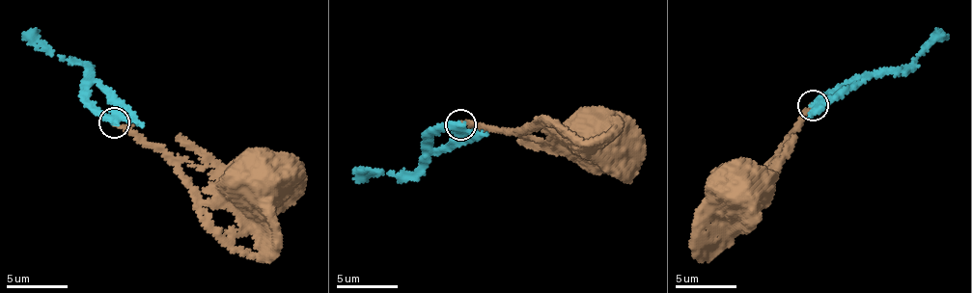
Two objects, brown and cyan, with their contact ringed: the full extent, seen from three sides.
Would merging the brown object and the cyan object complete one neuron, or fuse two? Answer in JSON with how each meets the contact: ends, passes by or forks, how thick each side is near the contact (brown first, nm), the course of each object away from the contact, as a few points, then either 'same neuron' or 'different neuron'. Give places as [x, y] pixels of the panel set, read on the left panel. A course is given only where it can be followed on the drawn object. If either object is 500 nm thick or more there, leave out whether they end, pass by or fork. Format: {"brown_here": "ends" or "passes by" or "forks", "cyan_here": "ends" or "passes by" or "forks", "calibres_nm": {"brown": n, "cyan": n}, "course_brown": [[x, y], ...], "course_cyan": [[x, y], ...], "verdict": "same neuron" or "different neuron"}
{"brown_here": "ends", "cyan_here": "passes by", "calibres_nm": {"brown": 190, "cyan": 280}, "course_brown": [[115, 121], [147, 143], [164, 146], [174, 158], [216, 167], [234, 180], [248, 179]], "course_cyan": [[115, 121], [116, 108], [103, 89], [82, 65], [35, 49], [24, 32]], "verdict": "same neuron"}

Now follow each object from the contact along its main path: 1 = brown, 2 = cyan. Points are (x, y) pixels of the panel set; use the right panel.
1: (814, 105), (778, 150), (768, 173), (742, 182), (727, 176), (730, 182)
2: (814, 105), (833, 99), (854, 83), (902, 69), (940, 30)

